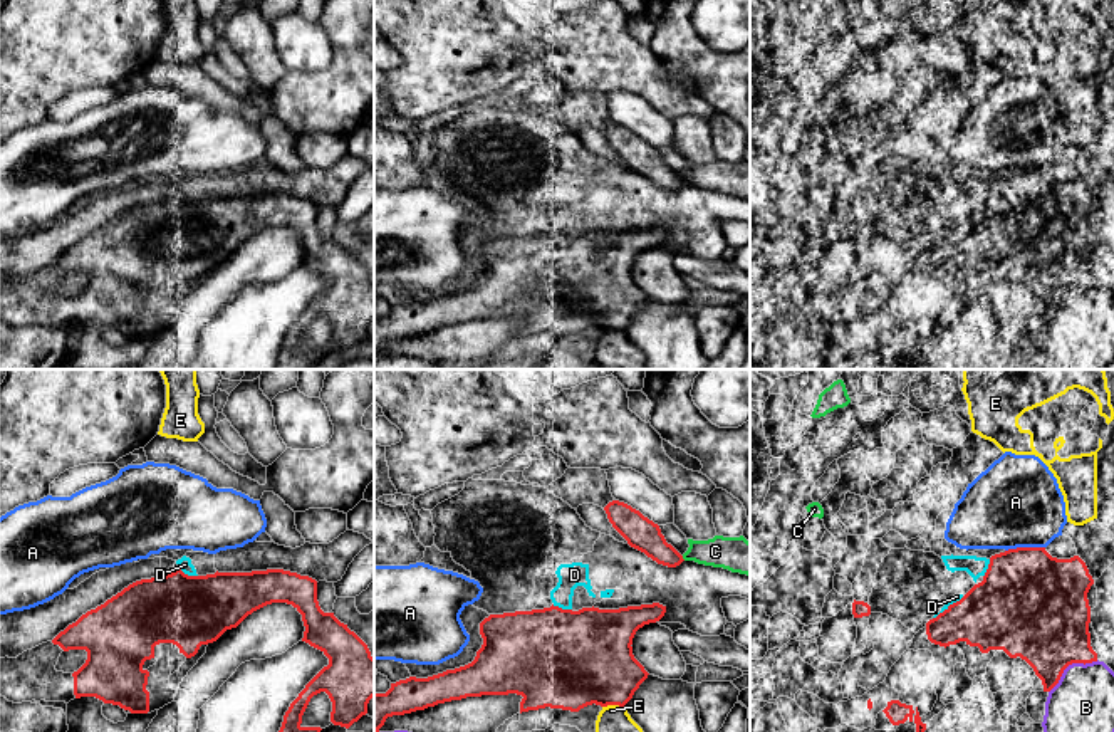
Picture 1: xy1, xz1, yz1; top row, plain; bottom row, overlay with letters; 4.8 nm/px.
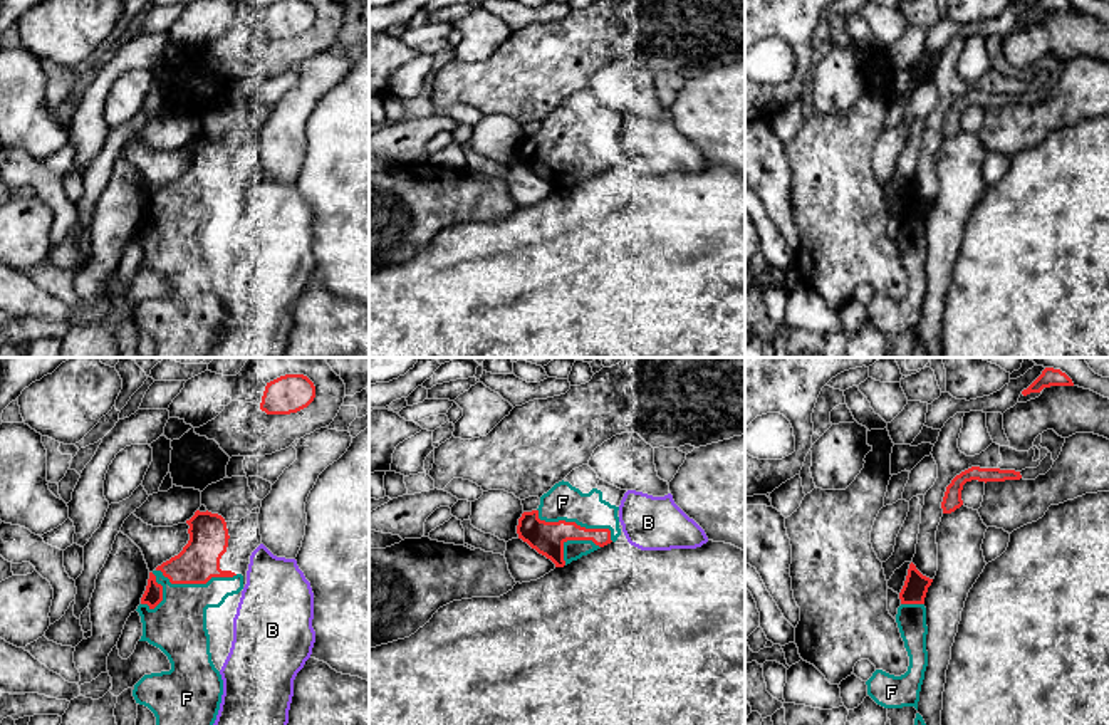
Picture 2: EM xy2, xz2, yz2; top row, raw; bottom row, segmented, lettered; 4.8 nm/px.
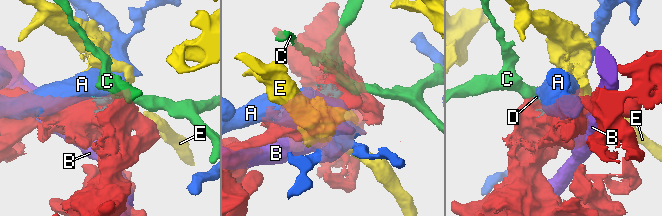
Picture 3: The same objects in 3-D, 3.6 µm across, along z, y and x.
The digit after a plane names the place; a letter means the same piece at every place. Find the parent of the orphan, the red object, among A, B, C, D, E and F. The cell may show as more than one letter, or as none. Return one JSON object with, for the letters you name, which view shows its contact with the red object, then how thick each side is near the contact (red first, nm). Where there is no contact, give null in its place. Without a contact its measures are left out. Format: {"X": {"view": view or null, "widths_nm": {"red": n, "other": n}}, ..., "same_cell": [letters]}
{"F": {"view": "xz2", "widths_nm": {"red": 160, "other": 180}}, "same_cell": ["F"]}

